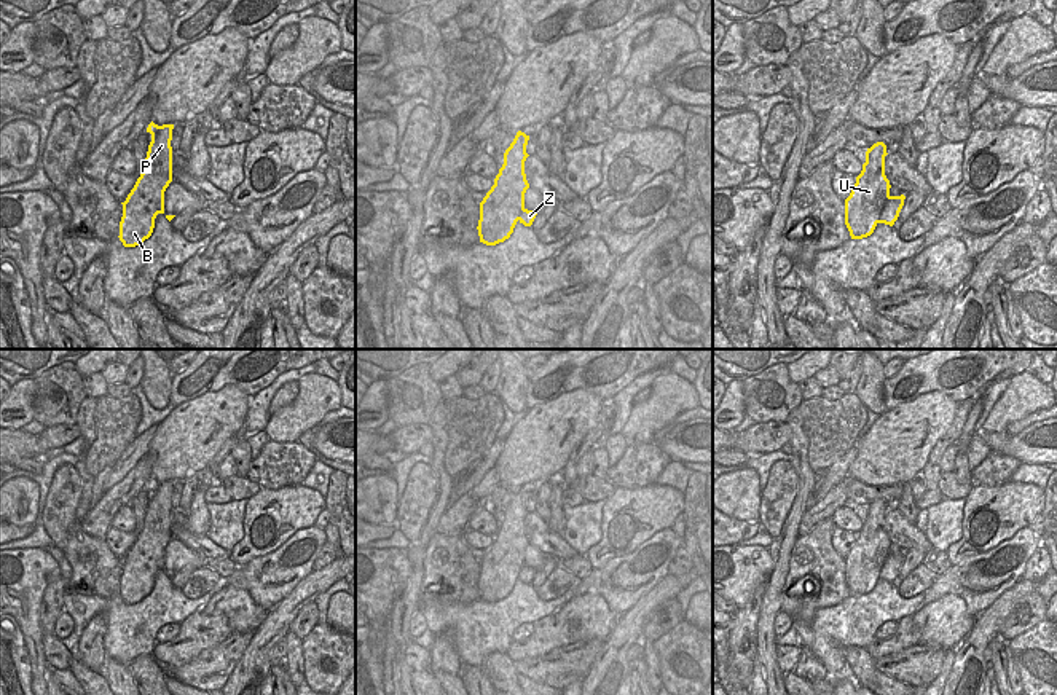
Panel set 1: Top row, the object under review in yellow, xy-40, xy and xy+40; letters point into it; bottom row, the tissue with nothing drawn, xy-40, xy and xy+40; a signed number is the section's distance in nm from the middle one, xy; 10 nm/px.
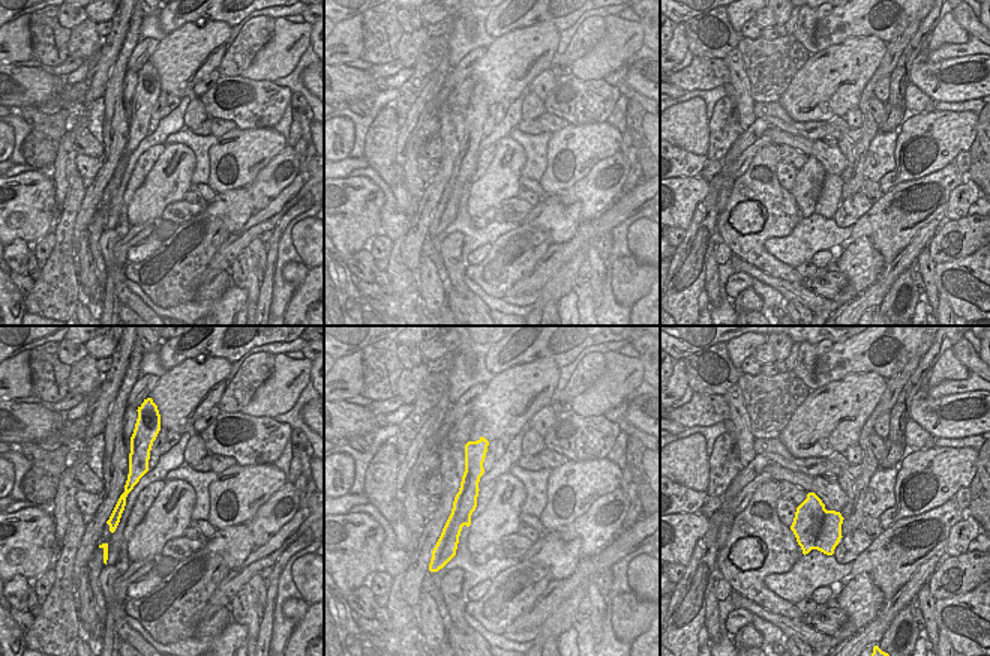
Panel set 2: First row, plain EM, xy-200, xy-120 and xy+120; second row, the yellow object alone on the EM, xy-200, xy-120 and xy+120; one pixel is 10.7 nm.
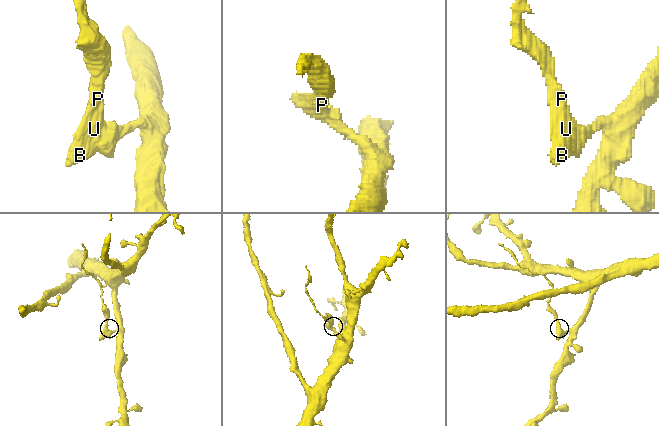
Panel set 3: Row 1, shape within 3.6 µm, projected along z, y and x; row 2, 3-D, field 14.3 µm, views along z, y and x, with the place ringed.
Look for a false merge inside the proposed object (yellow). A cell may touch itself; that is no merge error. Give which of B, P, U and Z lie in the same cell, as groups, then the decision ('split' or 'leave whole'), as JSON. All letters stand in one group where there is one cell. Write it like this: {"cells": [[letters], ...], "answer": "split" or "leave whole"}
{"cells": [["B", "P", "U"], ["Z"]], "answer": "split"}

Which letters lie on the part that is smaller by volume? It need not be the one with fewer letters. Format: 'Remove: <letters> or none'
Remove: B, P, U.

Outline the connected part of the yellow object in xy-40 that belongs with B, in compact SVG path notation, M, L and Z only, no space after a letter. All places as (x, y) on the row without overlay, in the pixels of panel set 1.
M153 478L143 528L123 561L120 598L124 604L136 604L148 596L158 571L164 571L164 548L172 539L172 486L174 481L158 483Z

